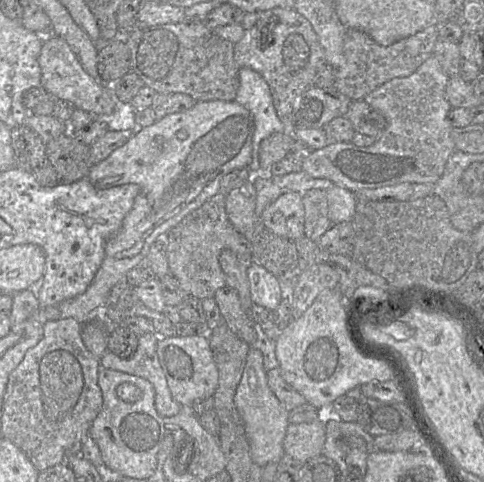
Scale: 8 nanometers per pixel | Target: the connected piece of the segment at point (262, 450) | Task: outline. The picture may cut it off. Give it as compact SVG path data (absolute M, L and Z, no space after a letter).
M252 347L236 391L235 405L244 423L252 460L260 466L279 462L285 455L283 442L287 427L290 424L290 411L278 400L268 385L262 352Z

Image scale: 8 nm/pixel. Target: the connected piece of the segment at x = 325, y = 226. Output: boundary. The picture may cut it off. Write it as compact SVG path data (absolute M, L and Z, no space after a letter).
M311 189L302 195L305 212L305 236L317 242L332 226L328 217L328 202L326 191Z

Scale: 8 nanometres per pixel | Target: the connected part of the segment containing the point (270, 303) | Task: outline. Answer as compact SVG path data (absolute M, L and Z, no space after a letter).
M256 261L248 267L247 277L253 304L275 310L286 295L280 280Z

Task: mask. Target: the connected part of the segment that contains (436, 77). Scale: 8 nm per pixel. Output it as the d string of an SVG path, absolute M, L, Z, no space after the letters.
M431 55L427 60L425 60L419 68L407 77L402 78L394 78L389 80L388 82L382 84L373 92L369 93L363 101L368 103L375 110L379 111L384 115L387 121L387 126L384 132L378 137L375 143L368 147L358 147L354 145L352 142L330 142L327 146L318 149L309 151L308 155L305 157L302 164L302 171L307 173L313 178L324 178L330 180L333 184L338 185L340 187L344 187L352 192L361 190L361 189L373 189L380 188L384 186L390 186L395 184L400 184L404 182L412 182L412 183L422 183L422 184L434 184L438 181L438 179L443 174L446 162L449 156L453 153L455 149L455 143L452 139L452 125L449 121L449 112L452 109L450 103L446 98L446 86L449 81L449 76L442 70L438 60L434 55Z

